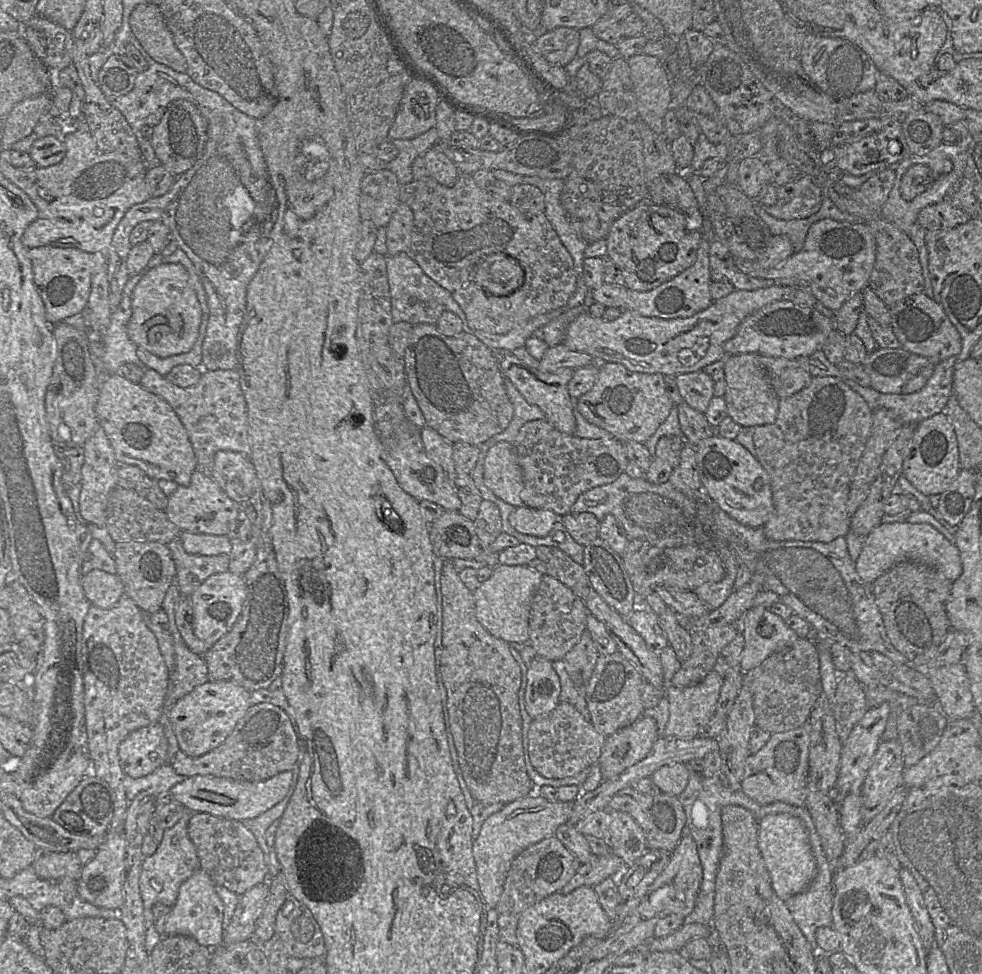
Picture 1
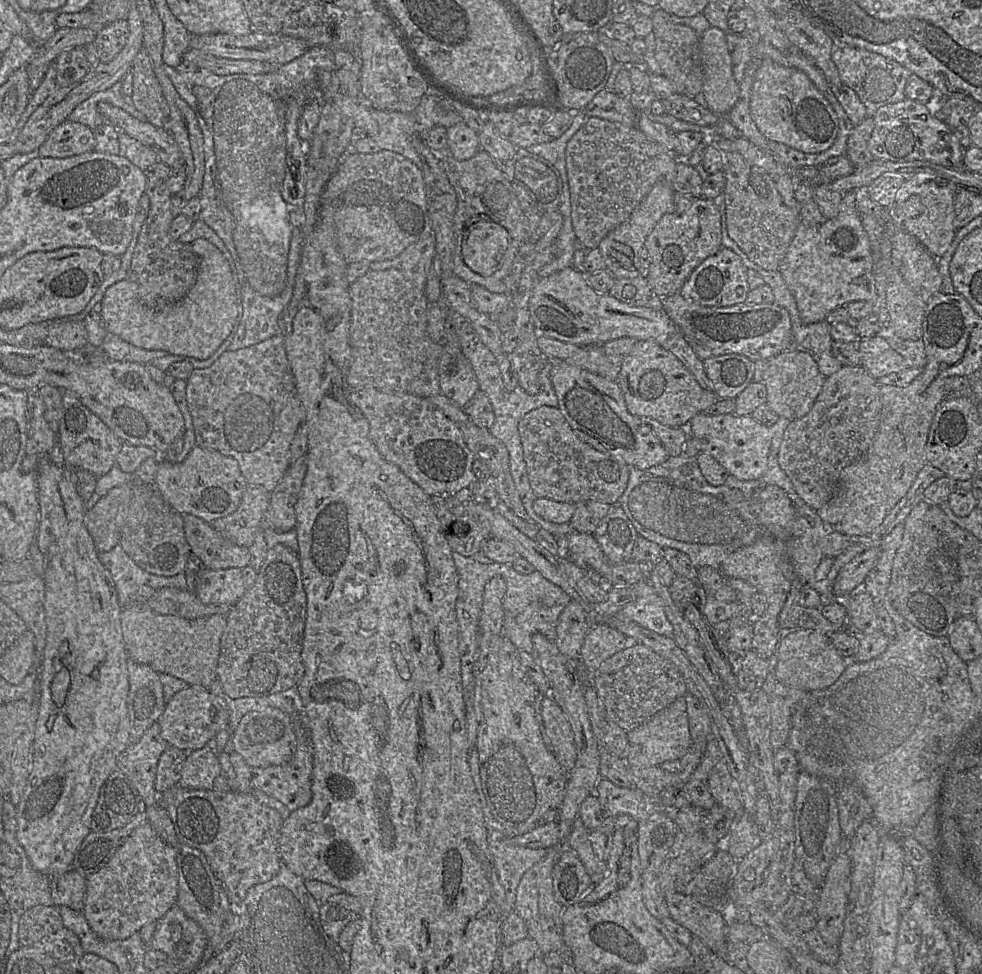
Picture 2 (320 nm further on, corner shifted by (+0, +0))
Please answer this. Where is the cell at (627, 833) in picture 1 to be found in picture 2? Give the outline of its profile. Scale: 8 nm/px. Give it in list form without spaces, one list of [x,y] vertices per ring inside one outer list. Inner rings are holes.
[[[655,813],[648,819],[637,822],[637,849],[640,859],[642,901],[647,912],[666,926],[665,918],[675,921],[667,907],[657,901],[655,886],[660,866],[671,847],[676,826],[667,813]]]

